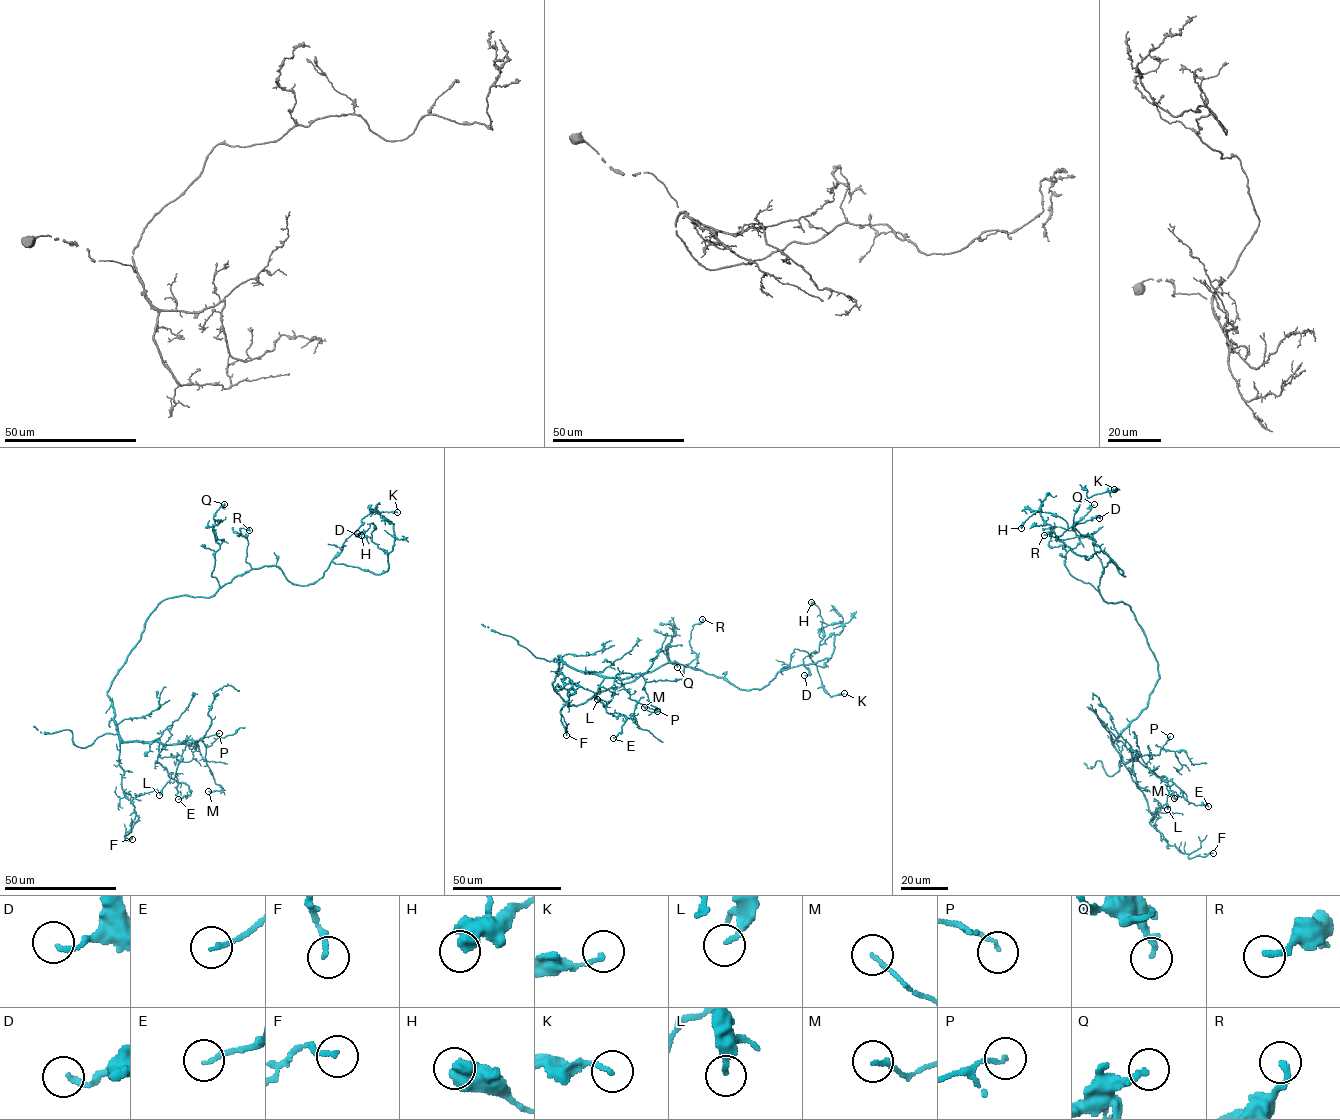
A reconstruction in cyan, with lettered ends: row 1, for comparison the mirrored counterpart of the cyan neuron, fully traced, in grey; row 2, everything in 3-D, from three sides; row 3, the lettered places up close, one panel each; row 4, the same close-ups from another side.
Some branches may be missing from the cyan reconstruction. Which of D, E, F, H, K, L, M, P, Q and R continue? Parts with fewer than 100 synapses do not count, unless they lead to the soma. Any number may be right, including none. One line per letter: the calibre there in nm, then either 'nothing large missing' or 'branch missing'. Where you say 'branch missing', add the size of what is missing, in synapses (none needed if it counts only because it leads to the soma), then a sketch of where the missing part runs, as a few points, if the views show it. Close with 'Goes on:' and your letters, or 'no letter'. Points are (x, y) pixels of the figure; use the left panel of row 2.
D: 180 nm | nothing large missing
E: 140 nm | nothing large missing
F: 200 nm | nothing large missing
H: 500 nm | nothing large missing
K: 150 nm | nothing large missing
L: 180 nm | nothing large missing
M: 160 nm | nothing large missing
P: 120 nm | nothing large missing
Q: 200 nm | nothing large missing
R: 240 nm | nothing large missing
Goes on: no letter

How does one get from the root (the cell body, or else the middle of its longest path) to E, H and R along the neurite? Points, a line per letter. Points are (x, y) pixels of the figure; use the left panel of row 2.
E: (178, 596), (163, 600), (148, 617), (107, 695), (123, 741), (162, 745), (155, 762), (190, 791), (178, 799)
H: (178, 596), (212, 597), (269, 565), (305, 585), (331, 562), (384, 573), (374, 525), (361, 535)
R: (178, 596), (212, 597), (247, 572), (251, 568), (245, 560), (248, 540), (237, 535), (240, 528), (249, 530)

